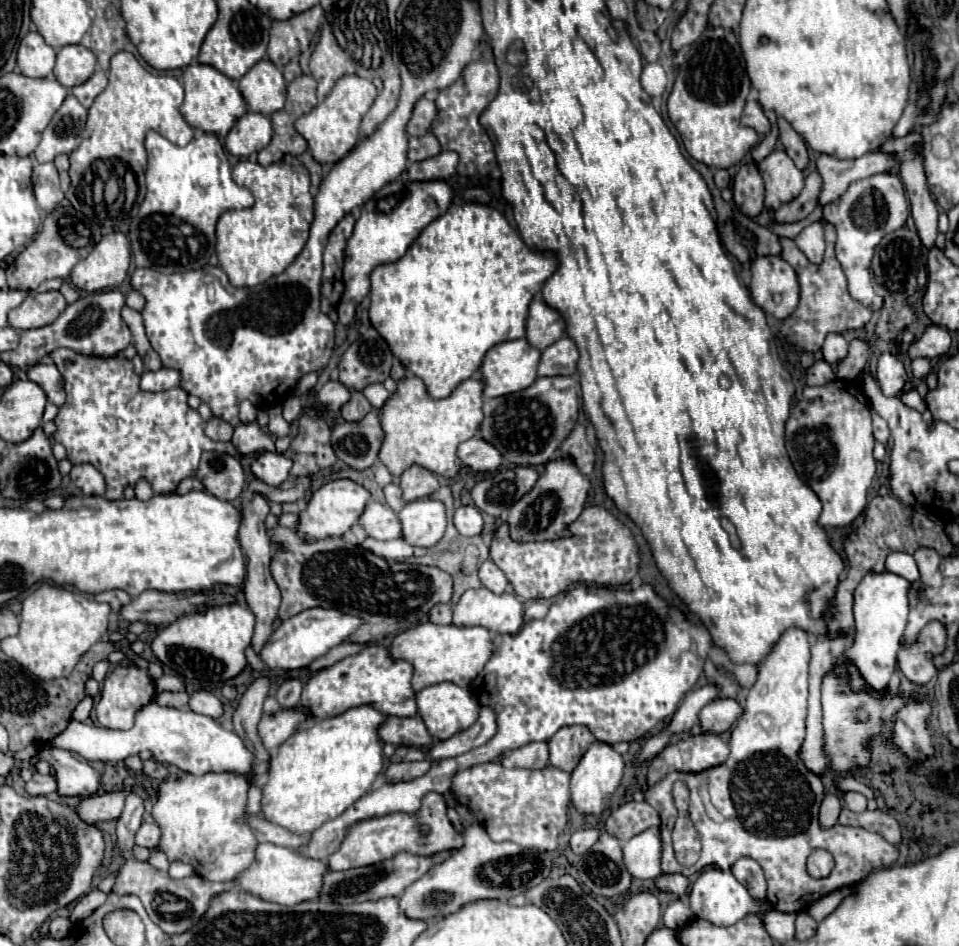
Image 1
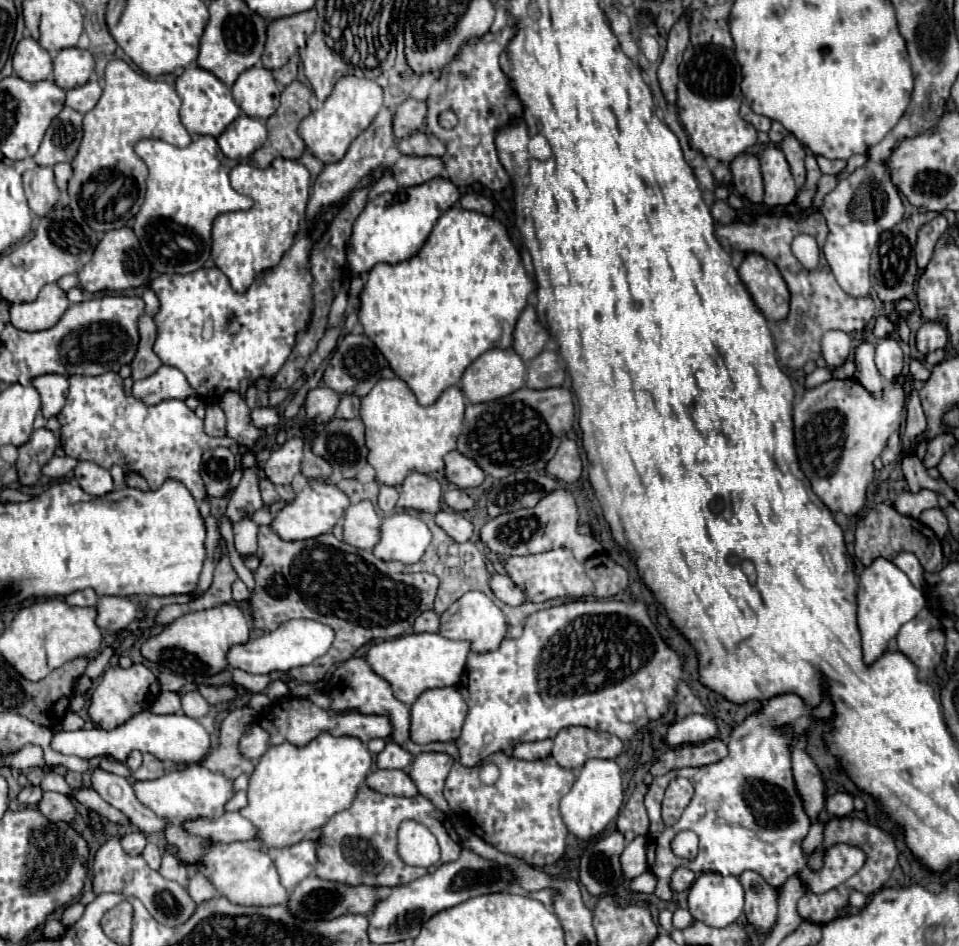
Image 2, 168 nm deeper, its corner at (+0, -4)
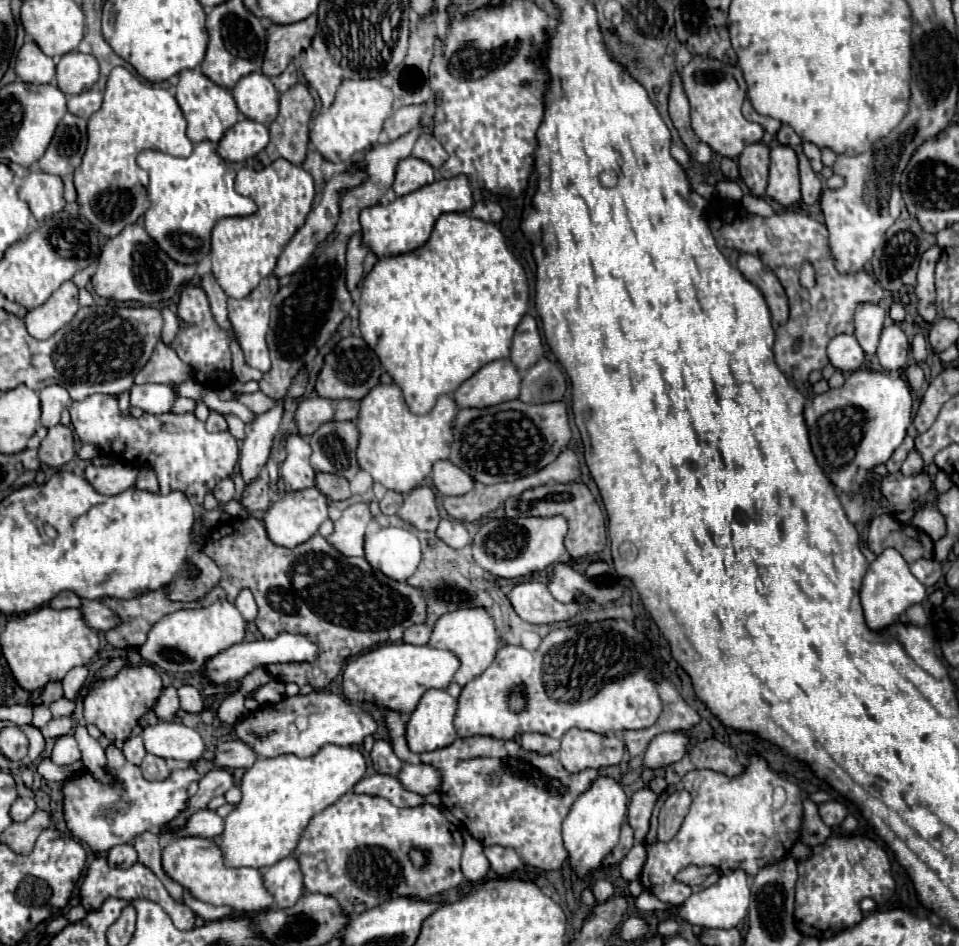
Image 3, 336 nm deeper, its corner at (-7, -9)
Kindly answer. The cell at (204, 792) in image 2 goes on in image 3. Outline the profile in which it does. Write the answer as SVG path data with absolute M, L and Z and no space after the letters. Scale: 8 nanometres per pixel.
M114 744L106 746L106 762L114 782L104 784L96 780L88 770L82 770L74 778L70 778L62 788L64 820L68 830L74 838L86 842L96 854L102 854L116 844L132 842L146 830L158 832L162 824L176 816L176 810L182 810L186 806L188 784L200 780L200 774L192 766L188 766L172 770L166 780L150 782L142 776L140 766L128 762L122 750Z

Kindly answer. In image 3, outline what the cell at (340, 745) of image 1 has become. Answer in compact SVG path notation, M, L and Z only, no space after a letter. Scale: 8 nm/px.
M326 744L324 748L320 748L320 752L308 758L300 758L294 754L282 754L276 758L258 758L254 766L244 772L240 780L242 800L224 818L224 830L216 838L222 850L224 864L234 868L266 868L288 858L296 848L298 836L302 834L302 828L306 828L310 818L320 814L330 804L334 804L342 794L350 792L354 784L364 776L364 772L366 772L366 760L354 746Z

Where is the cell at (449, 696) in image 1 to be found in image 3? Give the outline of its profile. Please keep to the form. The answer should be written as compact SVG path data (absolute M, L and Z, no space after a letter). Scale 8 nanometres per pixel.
M426 690L406 722L408 748L422 754L452 744L458 738L454 732L454 712L456 698L452 698L446 690Z

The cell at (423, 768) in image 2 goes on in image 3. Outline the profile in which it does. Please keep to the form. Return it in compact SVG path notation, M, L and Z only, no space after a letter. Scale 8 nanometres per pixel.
M404 764L398 774L398 780L406 790L416 792L420 796L438 792L440 788L440 772L428 764Z

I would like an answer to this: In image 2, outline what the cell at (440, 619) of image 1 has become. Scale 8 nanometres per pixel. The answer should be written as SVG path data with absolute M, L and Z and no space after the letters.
M425 611L423 615L419 615L419 619L415 621L415 631L427 631L427 633L437 633L439 631L439 615L435 611Z

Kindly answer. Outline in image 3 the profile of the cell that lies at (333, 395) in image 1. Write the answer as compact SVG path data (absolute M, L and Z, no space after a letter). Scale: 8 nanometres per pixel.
M320 396L302 400L294 412L294 420L302 436L314 434L326 420L332 420L332 416L334 416L332 402Z

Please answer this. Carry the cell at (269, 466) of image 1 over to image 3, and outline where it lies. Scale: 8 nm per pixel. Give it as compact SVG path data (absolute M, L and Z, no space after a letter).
M286 436L286 454L286 462L280 468L284 482L292 490L312 488L316 484L316 472L310 466L310 444L302 436Z

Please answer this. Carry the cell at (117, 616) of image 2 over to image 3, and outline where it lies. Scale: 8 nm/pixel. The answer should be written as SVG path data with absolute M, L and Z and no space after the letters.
M82 598L80 612L82 612L82 618L86 620L86 624L92 630L106 632L106 630L118 626L118 616L110 608L106 608L102 602L98 602L98 600L86 600L86 598Z

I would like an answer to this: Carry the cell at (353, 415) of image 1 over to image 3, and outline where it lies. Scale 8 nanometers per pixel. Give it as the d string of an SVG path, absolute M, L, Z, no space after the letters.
M336 400L334 402L334 418L336 420L356 420L358 416L358 402L354 400Z

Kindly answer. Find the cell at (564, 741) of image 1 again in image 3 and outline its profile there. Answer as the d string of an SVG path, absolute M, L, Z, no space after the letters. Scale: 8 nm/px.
M570 728L562 736L558 760L576 774L586 768L606 768L620 764L624 756L624 742L614 734L596 734L590 730Z

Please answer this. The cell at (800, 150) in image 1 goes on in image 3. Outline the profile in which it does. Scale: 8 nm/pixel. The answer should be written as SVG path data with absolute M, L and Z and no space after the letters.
M798 152L800 160L800 182L802 182L802 202L804 204L814 204L820 200L822 194L822 180L820 176L810 168L810 162L802 152Z

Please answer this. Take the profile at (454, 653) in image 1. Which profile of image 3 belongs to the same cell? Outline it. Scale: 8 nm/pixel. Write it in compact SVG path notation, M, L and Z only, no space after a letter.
M404 642L384 644L346 662L342 688L348 700L364 704L368 702L378 708L410 714L428 688L446 688L452 682L452 676L458 666L460 660L446 650L436 650L430 646L412 646Z

